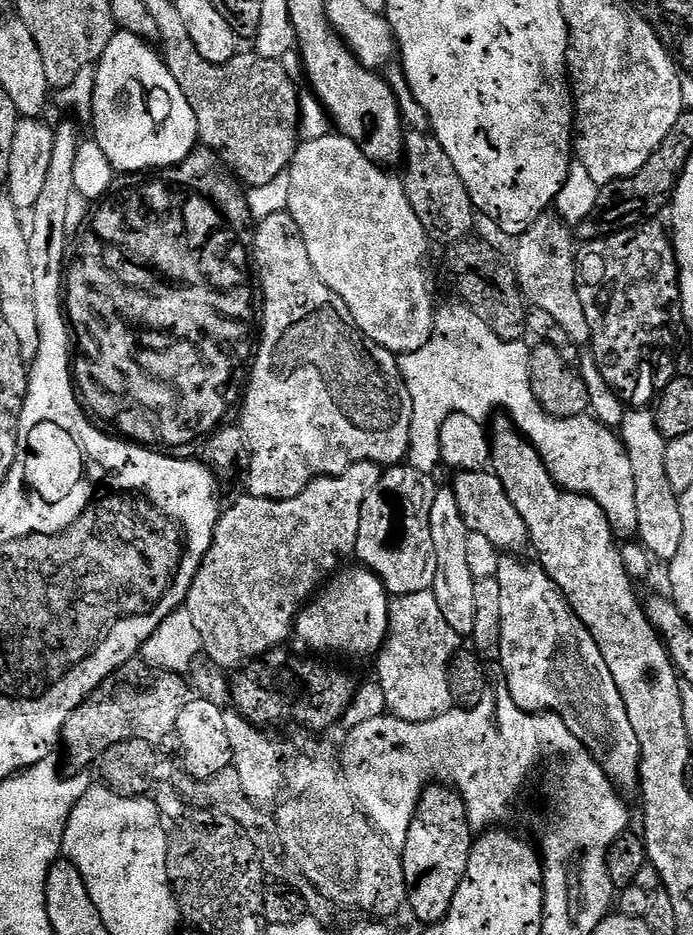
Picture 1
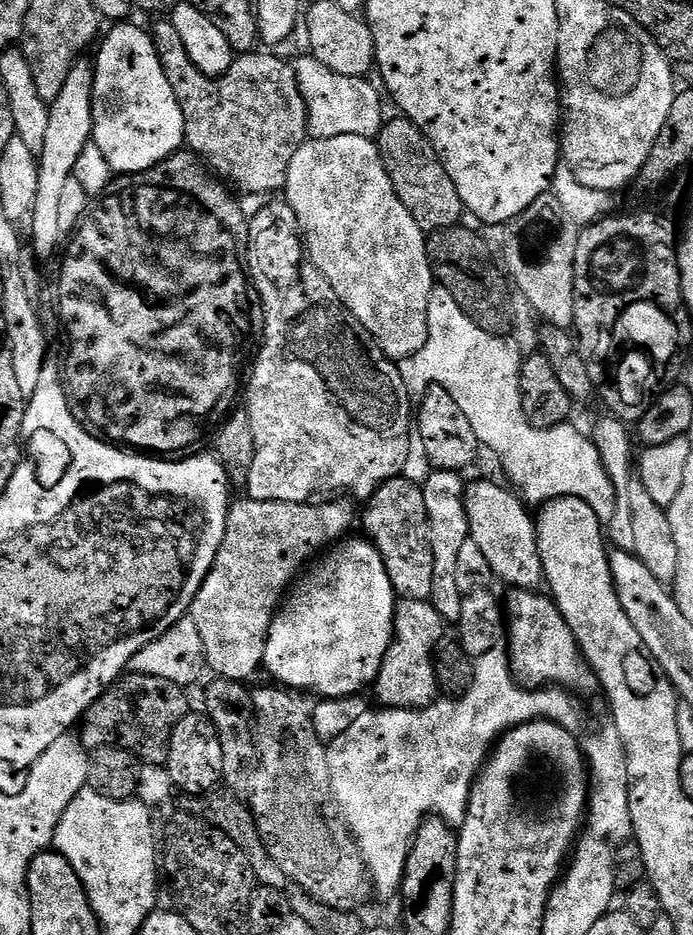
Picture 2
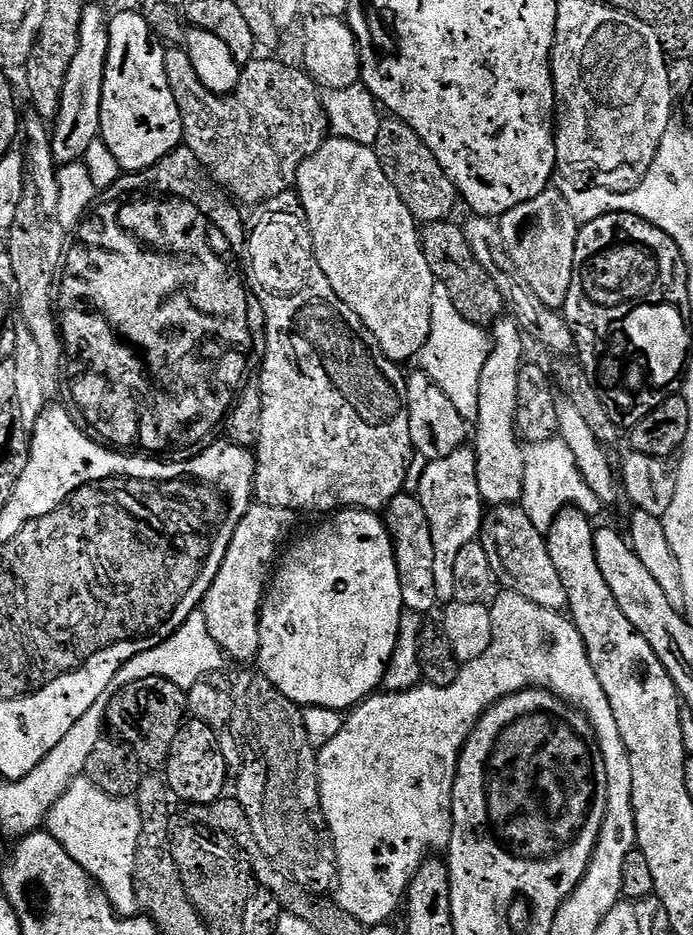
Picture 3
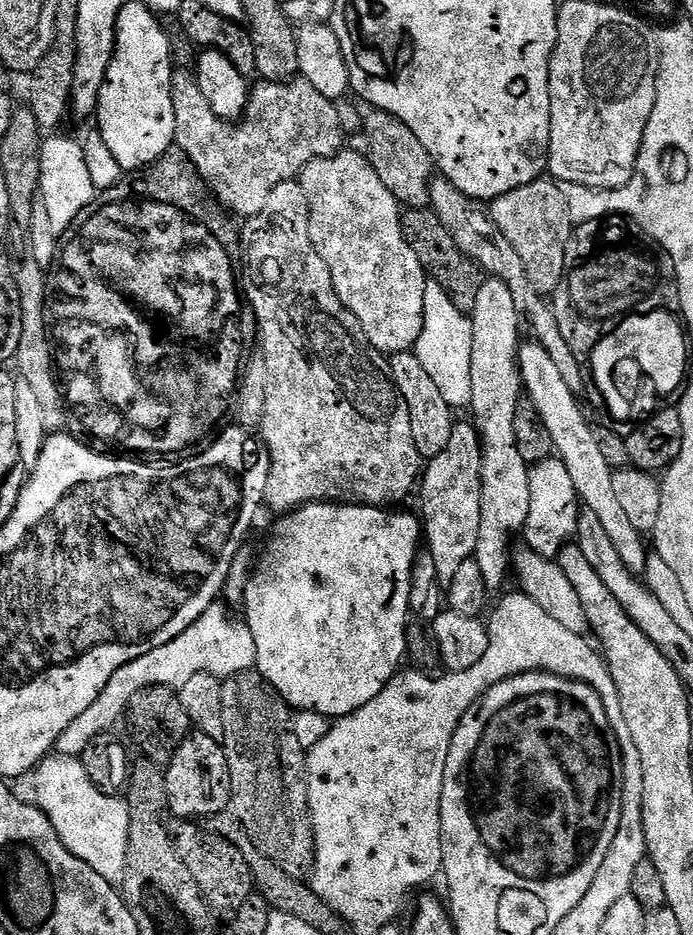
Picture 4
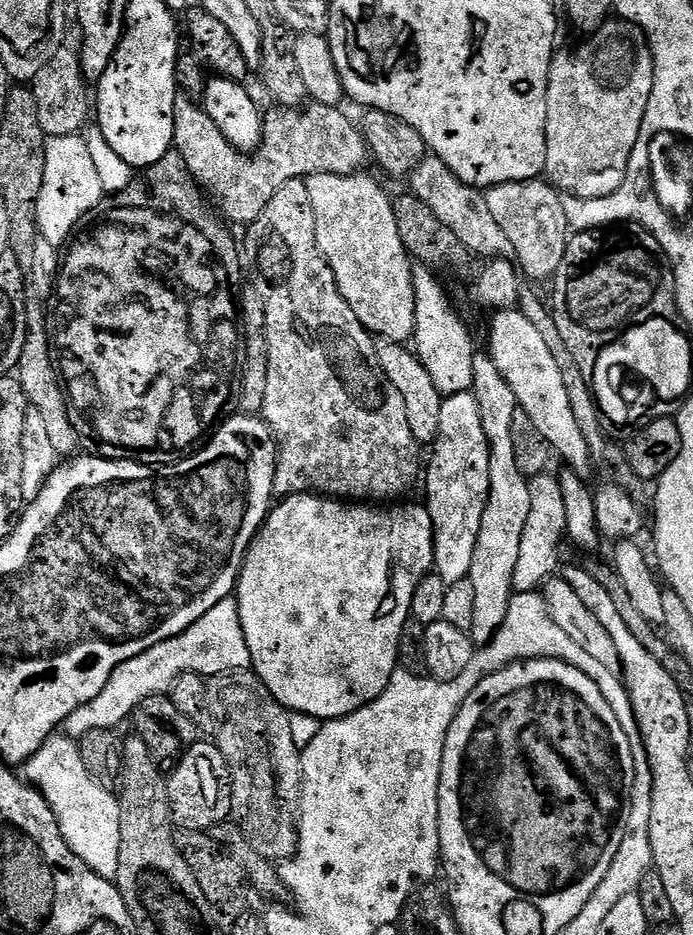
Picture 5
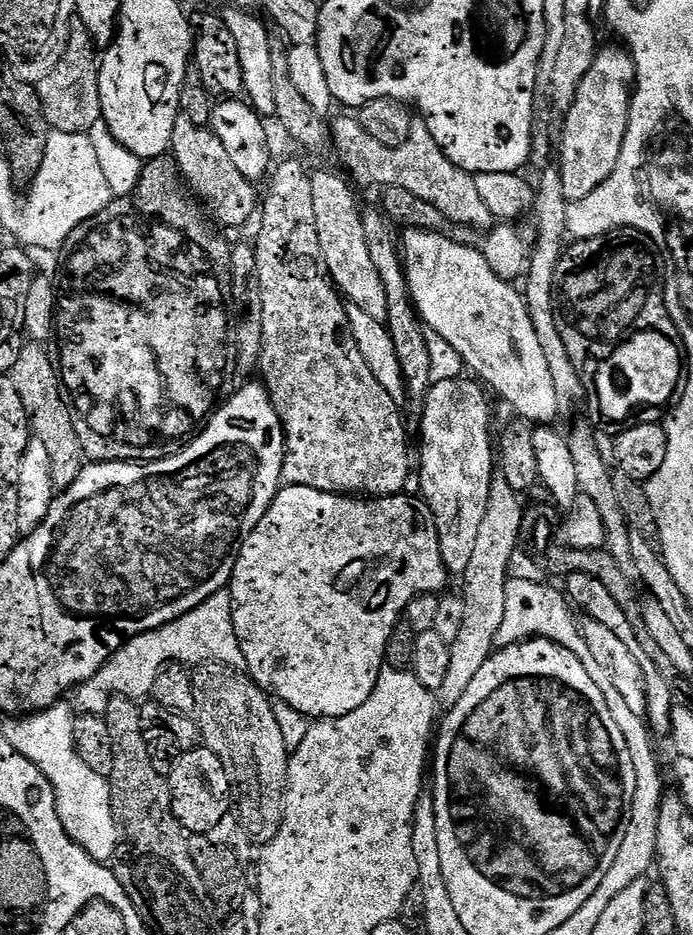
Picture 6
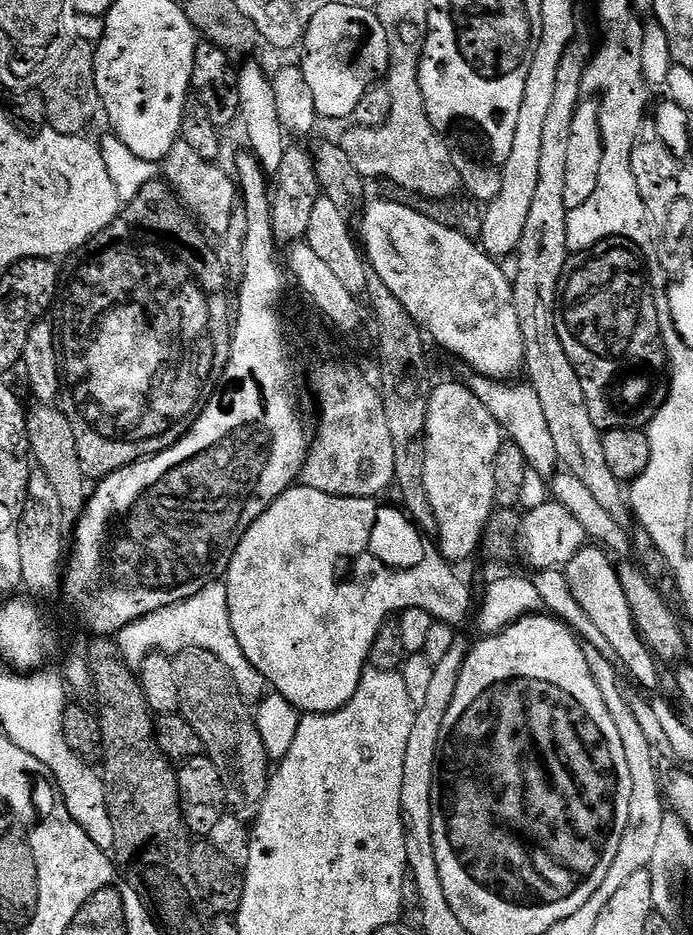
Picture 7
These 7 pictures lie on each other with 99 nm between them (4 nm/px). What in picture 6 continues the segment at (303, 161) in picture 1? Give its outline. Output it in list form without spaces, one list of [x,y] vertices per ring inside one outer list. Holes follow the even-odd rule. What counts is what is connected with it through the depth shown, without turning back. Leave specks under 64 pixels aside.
[[[330,172],[311,173],[314,190],[314,222],[318,226],[318,246],[322,250],[324,266],[341,297],[348,304],[358,306],[372,318],[387,321],[388,288],[380,276],[378,266],[366,242],[364,216],[351,188]]]

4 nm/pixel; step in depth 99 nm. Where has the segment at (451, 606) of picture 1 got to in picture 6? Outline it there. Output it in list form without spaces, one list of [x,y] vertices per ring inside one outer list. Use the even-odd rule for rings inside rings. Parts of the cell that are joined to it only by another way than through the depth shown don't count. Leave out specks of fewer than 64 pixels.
[[[472,378],[437,380],[422,401],[424,421],[420,432],[424,435],[424,449],[420,460],[418,456],[419,495],[432,512],[444,569],[456,578],[463,577],[466,566],[470,566],[494,479],[492,412],[483,391]]]

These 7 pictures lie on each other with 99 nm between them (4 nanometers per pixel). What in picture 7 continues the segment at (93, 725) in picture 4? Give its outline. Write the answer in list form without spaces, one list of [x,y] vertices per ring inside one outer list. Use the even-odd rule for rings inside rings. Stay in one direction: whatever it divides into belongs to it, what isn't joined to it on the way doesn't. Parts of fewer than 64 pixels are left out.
[[[224,582],[206,586],[206,590],[194,594],[194,598],[186,598],[174,606],[166,606],[146,618],[134,621],[118,633],[118,643],[124,661],[133,666],[143,664],[145,658],[157,650],[164,654],[175,654],[185,648],[201,648],[213,652],[221,663],[232,671],[242,698],[247,700],[249,705],[259,704],[269,691],[268,681],[262,678],[262,674],[258,674],[258,670],[254,670],[254,666],[250,666],[250,658],[242,654],[238,638],[234,638],[228,613],[228,585]]]

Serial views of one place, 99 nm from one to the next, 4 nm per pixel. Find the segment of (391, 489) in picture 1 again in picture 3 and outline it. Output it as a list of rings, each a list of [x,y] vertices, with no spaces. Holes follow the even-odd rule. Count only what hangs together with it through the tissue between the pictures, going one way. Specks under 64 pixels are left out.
[[[401,494],[389,502],[382,519],[392,536],[392,545],[396,548],[396,565],[402,582],[402,598],[407,611],[427,614],[438,607],[438,590],[434,590],[434,542],[430,538],[430,522],[426,518],[426,510],[422,510],[419,499],[415,495]]]

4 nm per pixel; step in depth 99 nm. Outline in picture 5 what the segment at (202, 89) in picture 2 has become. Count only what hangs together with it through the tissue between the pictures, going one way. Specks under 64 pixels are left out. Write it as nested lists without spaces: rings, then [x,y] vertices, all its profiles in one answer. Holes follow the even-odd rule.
[[[180,94],[174,102],[174,148],[186,162],[196,183],[210,197],[219,215],[233,225],[236,223],[247,226],[259,218],[262,210],[266,210],[270,198],[274,198],[274,194],[278,194],[278,190],[286,186],[286,182],[304,180],[314,174],[355,176],[363,169],[360,167],[364,163],[369,163],[370,153],[367,144],[364,143],[361,129],[357,125],[355,128],[340,112],[342,111],[339,107],[315,102],[305,103],[301,108],[272,106],[263,117],[263,140],[258,154],[251,156],[240,152],[222,136],[222,131],[218,130],[197,101],[188,95]]]

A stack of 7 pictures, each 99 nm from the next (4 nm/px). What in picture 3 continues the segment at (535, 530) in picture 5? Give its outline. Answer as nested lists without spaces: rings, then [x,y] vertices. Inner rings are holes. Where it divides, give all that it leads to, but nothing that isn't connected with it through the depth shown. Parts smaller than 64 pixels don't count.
[[[559,438],[547,440],[541,444],[528,444],[524,448],[524,498],[522,507],[525,514],[534,522],[536,529],[548,533],[556,516],[566,508],[577,508],[589,518],[596,518],[602,511],[600,499],[586,486],[582,474],[578,470],[578,462],[574,462],[574,454],[570,446]]]

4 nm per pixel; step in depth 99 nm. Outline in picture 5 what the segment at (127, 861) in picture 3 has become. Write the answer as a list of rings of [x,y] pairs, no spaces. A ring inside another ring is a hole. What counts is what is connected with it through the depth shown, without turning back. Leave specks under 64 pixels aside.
[[[53,734],[23,765],[22,772],[27,783],[39,788],[50,810],[54,810],[54,818],[62,830],[62,838],[66,846],[70,846],[70,850],[74,850],[74,854],[78,854],[78,858],[82,858],[82,862],[86,862],[86,866],[94,870],[94,874],[115,881],[120,851],[120,801],[115,791],[103,788],[92,777],[90,770],[86,770],[77,741],[69,740],[63,734]]]

